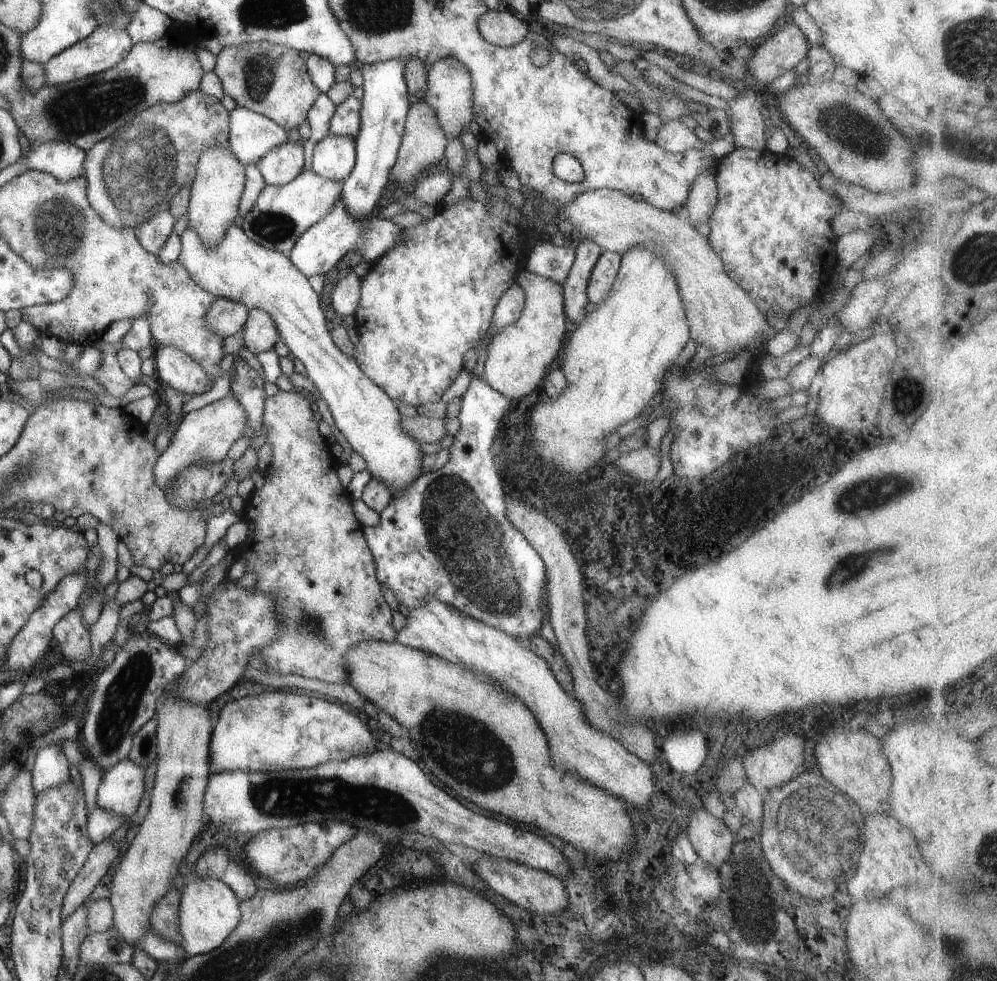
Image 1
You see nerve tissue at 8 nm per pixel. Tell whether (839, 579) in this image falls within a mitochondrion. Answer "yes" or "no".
yes

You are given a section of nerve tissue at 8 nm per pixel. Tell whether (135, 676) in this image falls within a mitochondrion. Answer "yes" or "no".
yes

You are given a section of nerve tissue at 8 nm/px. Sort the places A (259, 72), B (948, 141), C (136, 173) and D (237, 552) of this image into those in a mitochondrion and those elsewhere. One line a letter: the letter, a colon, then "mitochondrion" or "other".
A: mitochondrion
B: mitochondrion
C: mitochondrion
D: other

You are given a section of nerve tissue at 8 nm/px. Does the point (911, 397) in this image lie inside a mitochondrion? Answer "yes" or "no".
yes

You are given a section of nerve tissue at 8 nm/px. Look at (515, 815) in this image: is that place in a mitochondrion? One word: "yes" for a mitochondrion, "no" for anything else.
no

